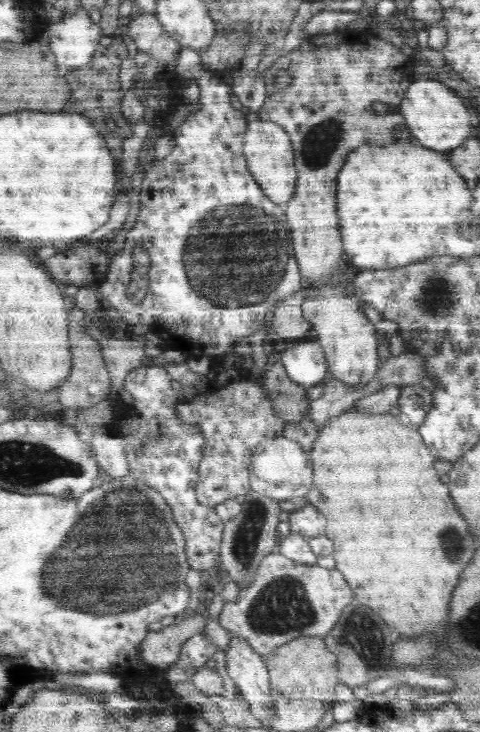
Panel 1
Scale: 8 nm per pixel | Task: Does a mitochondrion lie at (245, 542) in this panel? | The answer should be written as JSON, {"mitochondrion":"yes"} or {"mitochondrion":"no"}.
{"mitochondrion":"yes"}

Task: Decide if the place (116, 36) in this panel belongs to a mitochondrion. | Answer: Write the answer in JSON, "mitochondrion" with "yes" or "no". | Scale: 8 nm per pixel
{"mitochondrion":"no"}

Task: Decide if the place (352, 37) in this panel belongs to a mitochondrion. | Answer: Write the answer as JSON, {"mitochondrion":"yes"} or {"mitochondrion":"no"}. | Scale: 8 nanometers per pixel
{"mitochondrion":"no"}

